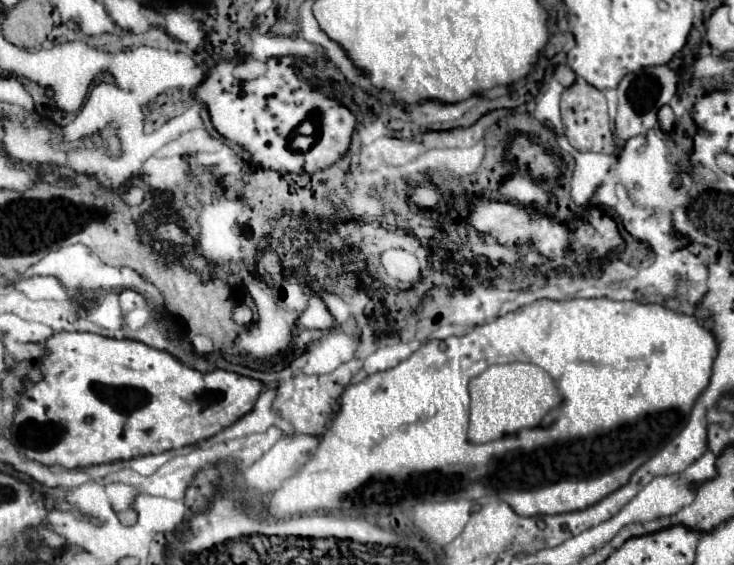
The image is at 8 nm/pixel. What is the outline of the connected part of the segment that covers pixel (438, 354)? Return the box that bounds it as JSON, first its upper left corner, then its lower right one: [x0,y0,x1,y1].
[267,298,717,518]

